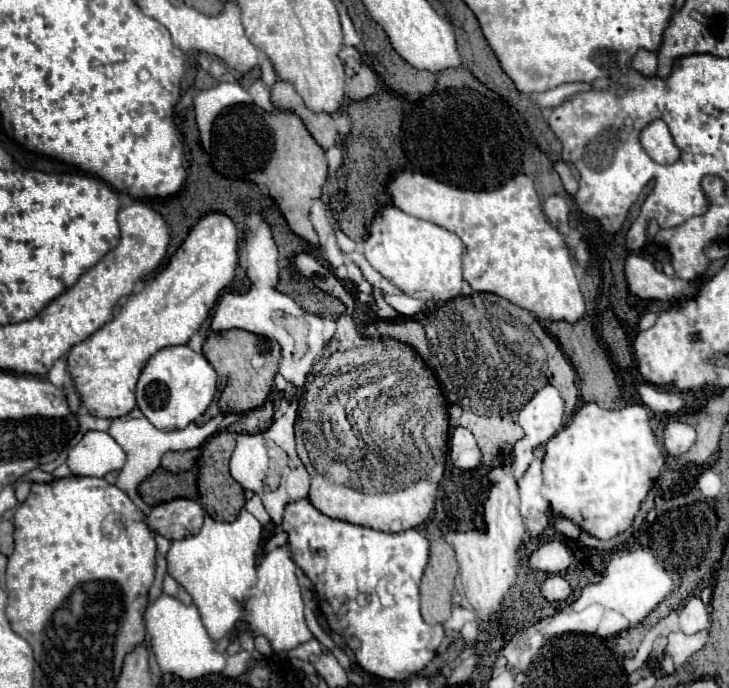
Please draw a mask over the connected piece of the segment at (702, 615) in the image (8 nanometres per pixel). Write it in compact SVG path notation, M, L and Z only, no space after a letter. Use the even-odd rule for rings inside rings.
M687 599L683 609L679 609L679 627L683 633L691 635L701 629L711 627L709 607L701 599Z

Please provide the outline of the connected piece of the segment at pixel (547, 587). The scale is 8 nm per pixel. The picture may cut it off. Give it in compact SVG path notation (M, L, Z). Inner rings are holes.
M553 575L553 577L547 577L543 587L541 587L541 593L545 599L549 601L563 601L571 595L571 585L559 577L559 575Z

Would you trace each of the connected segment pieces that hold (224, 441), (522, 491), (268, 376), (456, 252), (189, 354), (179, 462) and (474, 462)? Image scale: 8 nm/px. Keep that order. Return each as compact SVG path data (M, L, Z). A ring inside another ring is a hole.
M221 431L221 433L213 435L203 445L203 459L201 459L201 467L199 467L199 479L197 479L199 501L211 517L215 515L217 521L233 521L239 515L241 507L245 505L243 489L229 473L229 457L233 453L233 447L235 447L235 433L229 433L229 431Z
M535 459L525 475L519 479L519 495L521 495L521 515L533 517L533 513L541 513L549 509L549 503L541 495L543 473L541 473L541 459Z
M231 329L227 333L209 335L207 341L203 343L203 355L209 361L213 361L213 365L215 365L215 359L219 359L221 369L227 371L227 375L225 375L227 383L219 397L219 405L221 405L223 413L245 413L245 411L251 411L265 403L265 399L273 387L273 377L279 369L281 347L277 345L277 341L267 341L253 333L247 333L241 329ZM257 345L259 345L259 357L255 355Z
M393 205L381 207L379 215L369 223L363 241L363 255L373 269L409 297L423 301L449 301L461 295L461 239L455 233L431 221L407 215Z
M187 345L165 347L145 365L137 383L137 407L157 429L185 429L199 419L217 391L217 373L209 361Z
M199 449L173 452L169 451L163 455L161 459L161 467L167 469L169 473L181 473L181 471L189 471L191 467L197 464L197 455Z
M457 427L451 435L451 463L457 469L479 469L483 467L483 453L477 447L477 441L471 431Z

